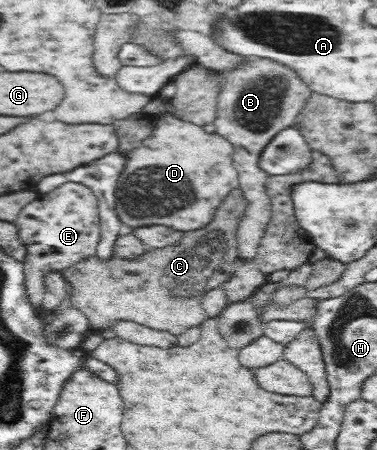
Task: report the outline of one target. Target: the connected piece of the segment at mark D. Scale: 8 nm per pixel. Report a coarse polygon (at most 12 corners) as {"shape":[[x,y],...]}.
{"shape":[[169,115],[124,163],[118,218],[190,232],[239,187],[233,145]]}

